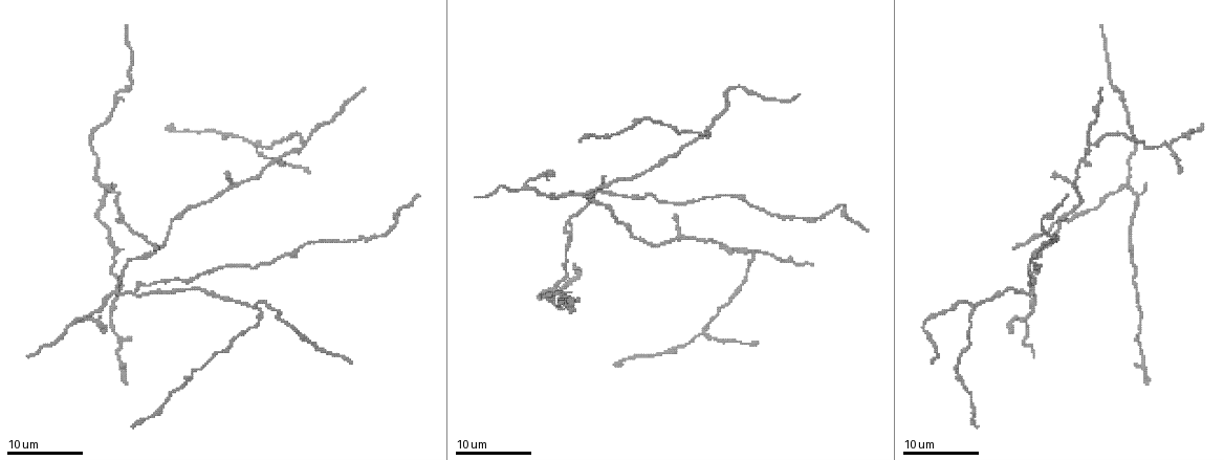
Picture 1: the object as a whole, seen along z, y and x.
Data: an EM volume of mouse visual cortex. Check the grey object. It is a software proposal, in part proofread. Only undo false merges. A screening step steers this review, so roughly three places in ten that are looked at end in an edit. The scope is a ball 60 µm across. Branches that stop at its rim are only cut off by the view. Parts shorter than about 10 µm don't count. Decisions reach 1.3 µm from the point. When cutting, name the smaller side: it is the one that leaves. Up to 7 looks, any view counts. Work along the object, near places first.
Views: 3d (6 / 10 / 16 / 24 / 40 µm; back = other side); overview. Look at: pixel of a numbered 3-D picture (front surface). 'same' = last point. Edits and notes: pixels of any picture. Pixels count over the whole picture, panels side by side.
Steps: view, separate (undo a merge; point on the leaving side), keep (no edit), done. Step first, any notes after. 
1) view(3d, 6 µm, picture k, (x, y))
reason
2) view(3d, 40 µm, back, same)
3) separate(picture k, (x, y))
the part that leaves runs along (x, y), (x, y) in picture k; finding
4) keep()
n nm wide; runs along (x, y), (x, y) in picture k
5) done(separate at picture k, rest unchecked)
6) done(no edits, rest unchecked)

view(3d, 6 µm, picture 1, (150, 252))
branch point

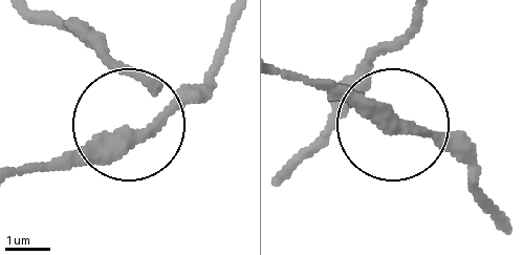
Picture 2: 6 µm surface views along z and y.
keep()
270 nm wide; runs along (129, 129), (87, 35) in picture 2; one cell here

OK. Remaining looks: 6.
view(3d, 10 µm, picture 1, (1033, 294))
three arms meet

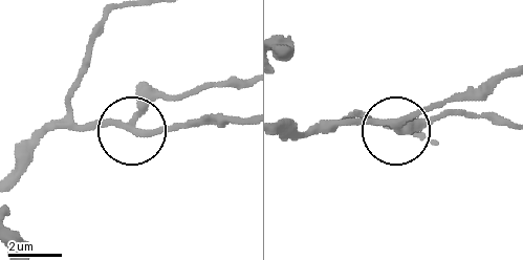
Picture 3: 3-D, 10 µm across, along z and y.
keep()
side arm 48 µm; runs along (107, 17), (75, 91), (73, 118), (138, 131), (190, 125) in picture 3; one cell here

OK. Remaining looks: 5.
view(3d, 6 µm, picture 1, (973, 306))
three arms meet

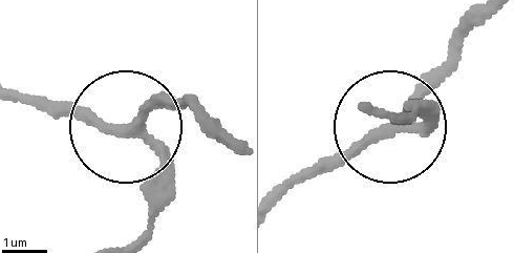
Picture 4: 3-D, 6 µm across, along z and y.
keep()
220 nm wide; runs along (18, 98), (75, 105), (120, 127), (195, 98) in picture 4; one cell here

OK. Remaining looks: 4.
view(3d, 10 µm, picture 1, (281, 141))
thick turns thin

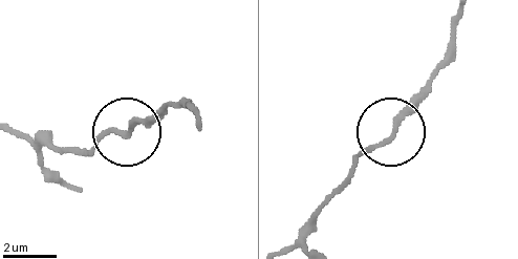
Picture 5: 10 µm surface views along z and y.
keep()
runs along (195, 115), (170, 106), (76, 154) in picture 5; all the same cell

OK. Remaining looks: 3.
done(no edits, rest unchecked)

